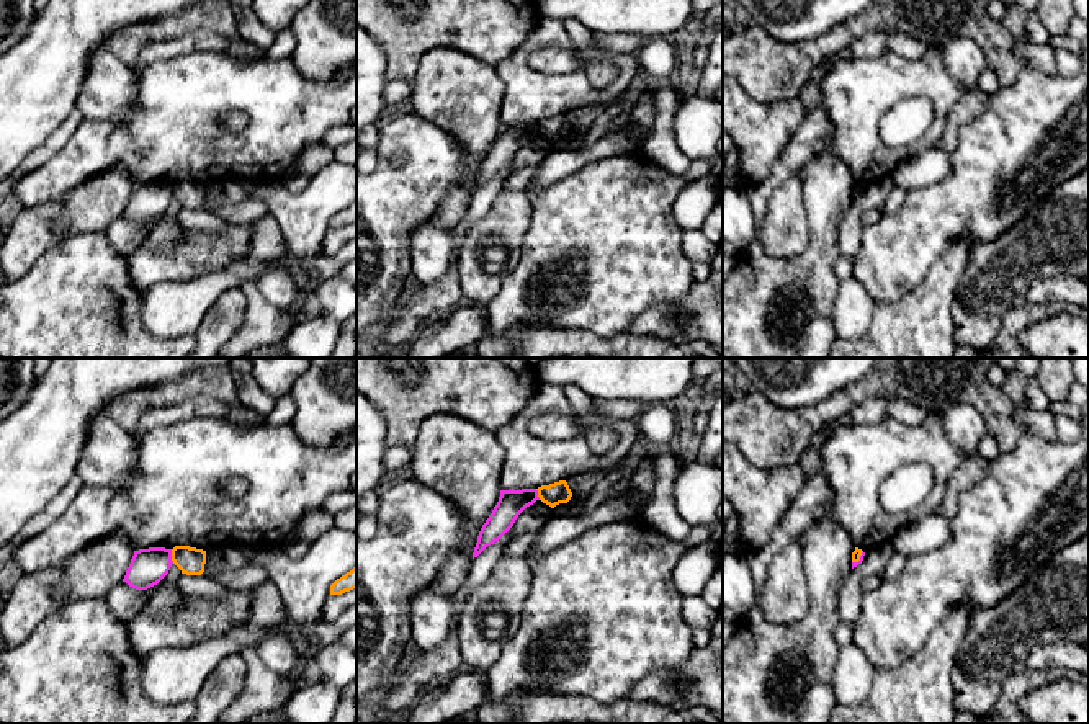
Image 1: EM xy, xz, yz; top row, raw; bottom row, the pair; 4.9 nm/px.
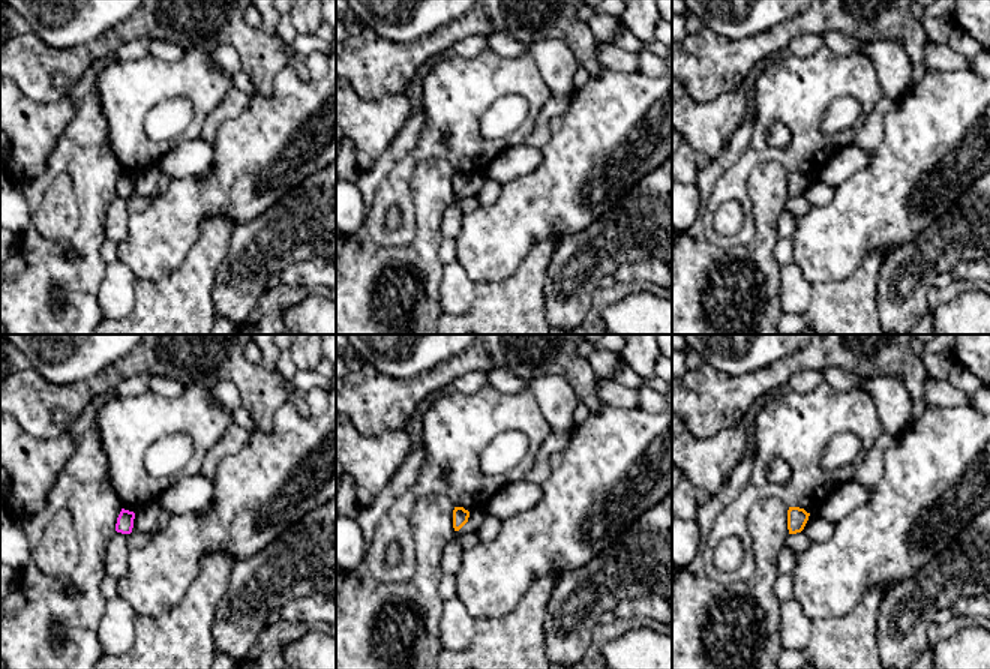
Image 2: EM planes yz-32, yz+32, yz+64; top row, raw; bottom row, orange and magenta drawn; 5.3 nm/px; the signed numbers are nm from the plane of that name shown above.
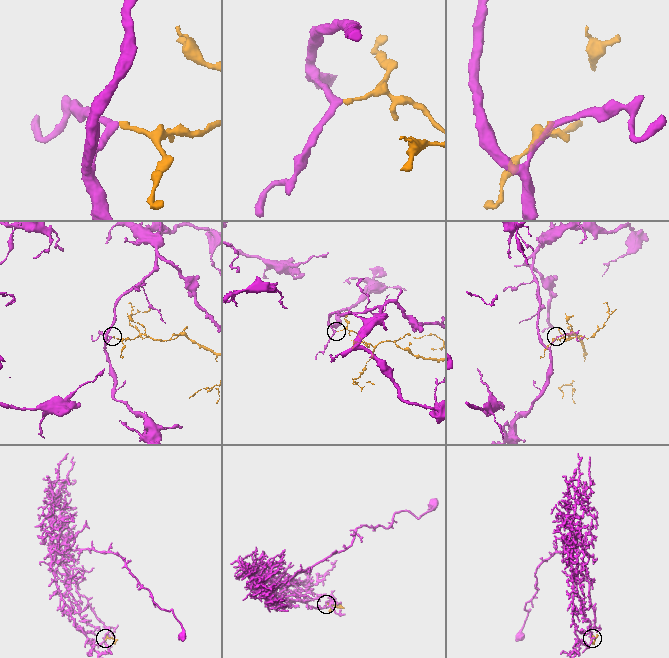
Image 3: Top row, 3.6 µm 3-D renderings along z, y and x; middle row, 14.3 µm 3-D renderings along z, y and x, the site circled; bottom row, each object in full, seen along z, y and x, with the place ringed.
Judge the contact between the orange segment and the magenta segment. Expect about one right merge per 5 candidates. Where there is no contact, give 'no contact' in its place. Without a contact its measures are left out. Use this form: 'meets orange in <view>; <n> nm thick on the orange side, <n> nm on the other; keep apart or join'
meets orange in xy; 140 nm thick on the orange side, 180 nm on the other; keep apart

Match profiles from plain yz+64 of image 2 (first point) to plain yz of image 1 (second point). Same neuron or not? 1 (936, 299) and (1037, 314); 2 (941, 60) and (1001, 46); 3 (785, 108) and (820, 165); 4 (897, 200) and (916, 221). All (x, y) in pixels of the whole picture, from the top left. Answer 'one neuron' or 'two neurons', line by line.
1: one neuron
2: two neurons
3: two neurons
4: one neuron

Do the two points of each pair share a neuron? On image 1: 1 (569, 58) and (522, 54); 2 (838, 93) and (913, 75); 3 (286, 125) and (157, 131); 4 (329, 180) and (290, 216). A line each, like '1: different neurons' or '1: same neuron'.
1: different neurons
2: same neuron
3: same neuron
4: same neuron

